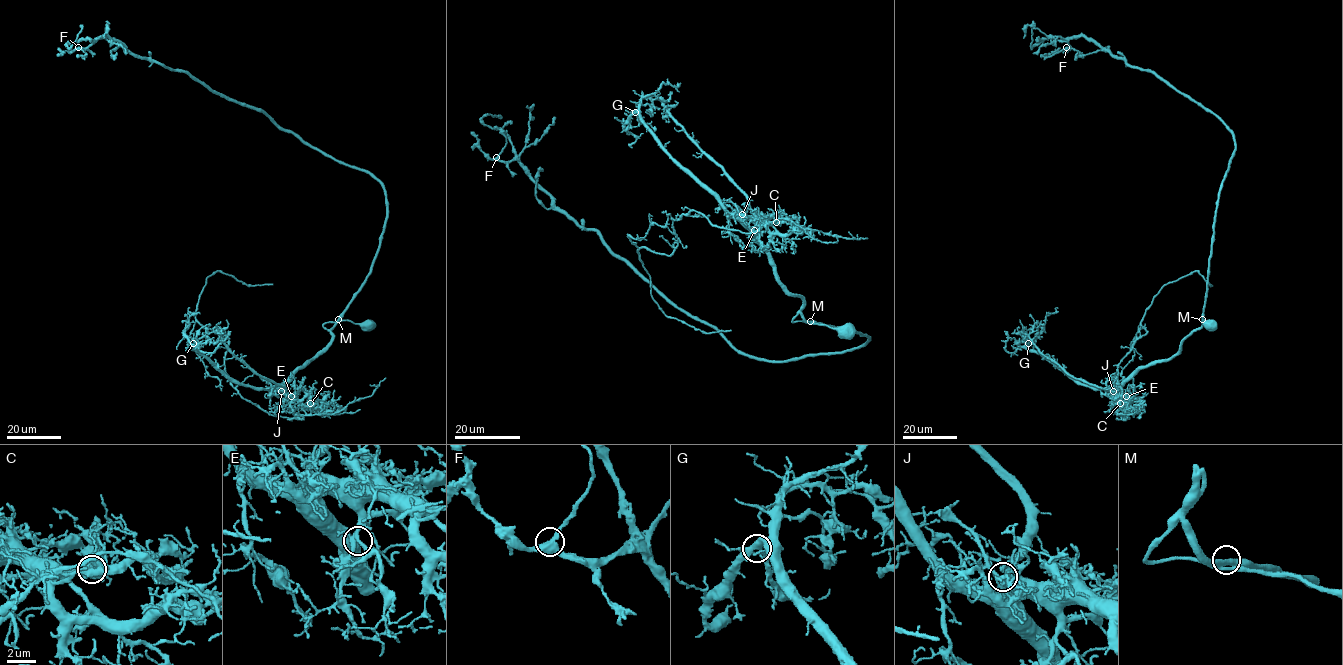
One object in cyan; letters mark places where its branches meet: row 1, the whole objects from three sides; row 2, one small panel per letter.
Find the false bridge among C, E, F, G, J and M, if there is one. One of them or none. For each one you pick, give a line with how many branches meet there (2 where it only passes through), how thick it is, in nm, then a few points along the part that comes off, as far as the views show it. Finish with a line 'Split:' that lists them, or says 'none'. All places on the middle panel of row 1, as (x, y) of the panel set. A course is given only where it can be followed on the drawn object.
C: branches 5; calibre 360 nm; course (777, 222), (742, 232), (695, 210), (673, 219), (667, 255), (638, 250), (667, 316), (731, 330)
Split: C

